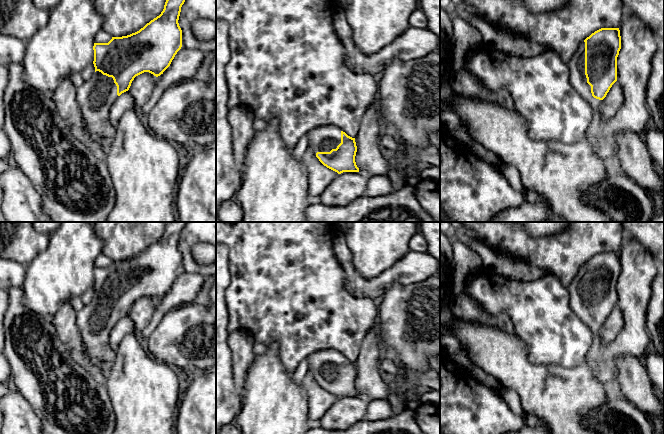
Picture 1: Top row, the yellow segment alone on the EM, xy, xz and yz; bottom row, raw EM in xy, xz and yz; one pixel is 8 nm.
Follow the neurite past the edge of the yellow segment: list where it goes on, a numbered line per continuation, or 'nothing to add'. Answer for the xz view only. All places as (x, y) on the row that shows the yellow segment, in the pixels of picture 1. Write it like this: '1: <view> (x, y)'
1: xz (322, 139)

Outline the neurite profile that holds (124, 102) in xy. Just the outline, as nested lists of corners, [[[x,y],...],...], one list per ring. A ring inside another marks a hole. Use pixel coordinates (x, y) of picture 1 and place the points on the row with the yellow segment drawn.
[[[126,91],[118,96],[110,108],[108,117],[110,125],[116,128],[123,114],[129,110],[136,110],[136,108],[132,95]]]

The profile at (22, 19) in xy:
[[[0,0],[0,34],[27,42],[49,21],[50,12],[34,5],[32,0]]]

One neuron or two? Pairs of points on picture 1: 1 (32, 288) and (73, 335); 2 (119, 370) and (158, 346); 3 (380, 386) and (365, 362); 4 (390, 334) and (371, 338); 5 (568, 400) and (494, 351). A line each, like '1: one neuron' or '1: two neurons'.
1: two neurons
2: two neurons
3: one neuron
4: two neurons
5: one neuron

